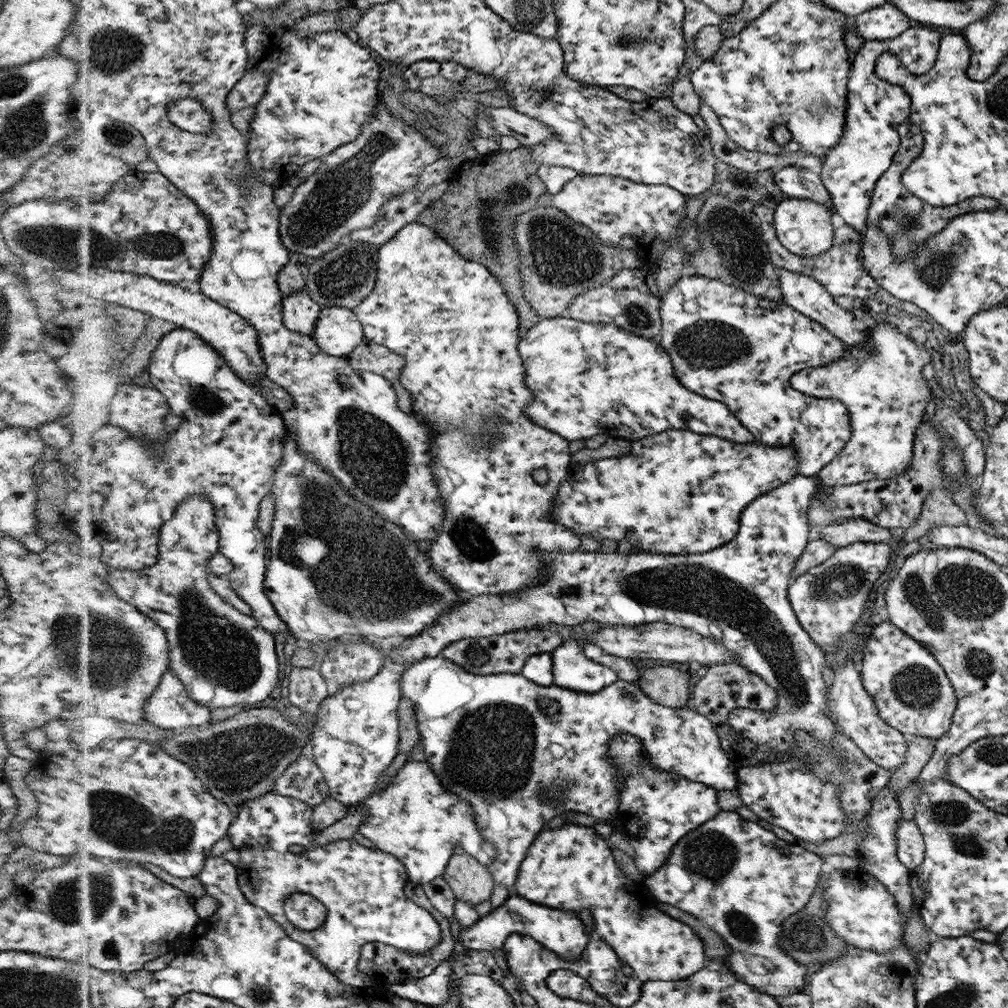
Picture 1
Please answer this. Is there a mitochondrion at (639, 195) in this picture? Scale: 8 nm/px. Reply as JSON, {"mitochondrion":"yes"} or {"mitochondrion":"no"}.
{"mitochondrion":"no"}

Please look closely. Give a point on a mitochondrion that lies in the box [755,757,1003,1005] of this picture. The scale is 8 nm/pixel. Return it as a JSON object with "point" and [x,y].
{"point":[951,817]}

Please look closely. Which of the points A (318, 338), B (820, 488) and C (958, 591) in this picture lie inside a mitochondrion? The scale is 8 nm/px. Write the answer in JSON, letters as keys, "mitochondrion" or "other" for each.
{"A":"other","B":"other","C":"mitochondrion"}

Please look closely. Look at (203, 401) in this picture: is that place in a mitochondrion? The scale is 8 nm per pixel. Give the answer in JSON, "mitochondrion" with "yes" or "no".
{"mitochondrion":"yes"}

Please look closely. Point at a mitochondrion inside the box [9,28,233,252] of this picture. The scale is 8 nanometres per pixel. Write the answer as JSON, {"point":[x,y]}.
{"point":[115,135]}

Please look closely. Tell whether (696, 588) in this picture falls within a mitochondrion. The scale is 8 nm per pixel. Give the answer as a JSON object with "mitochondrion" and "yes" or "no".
{"mitochondrion":"yes"}

